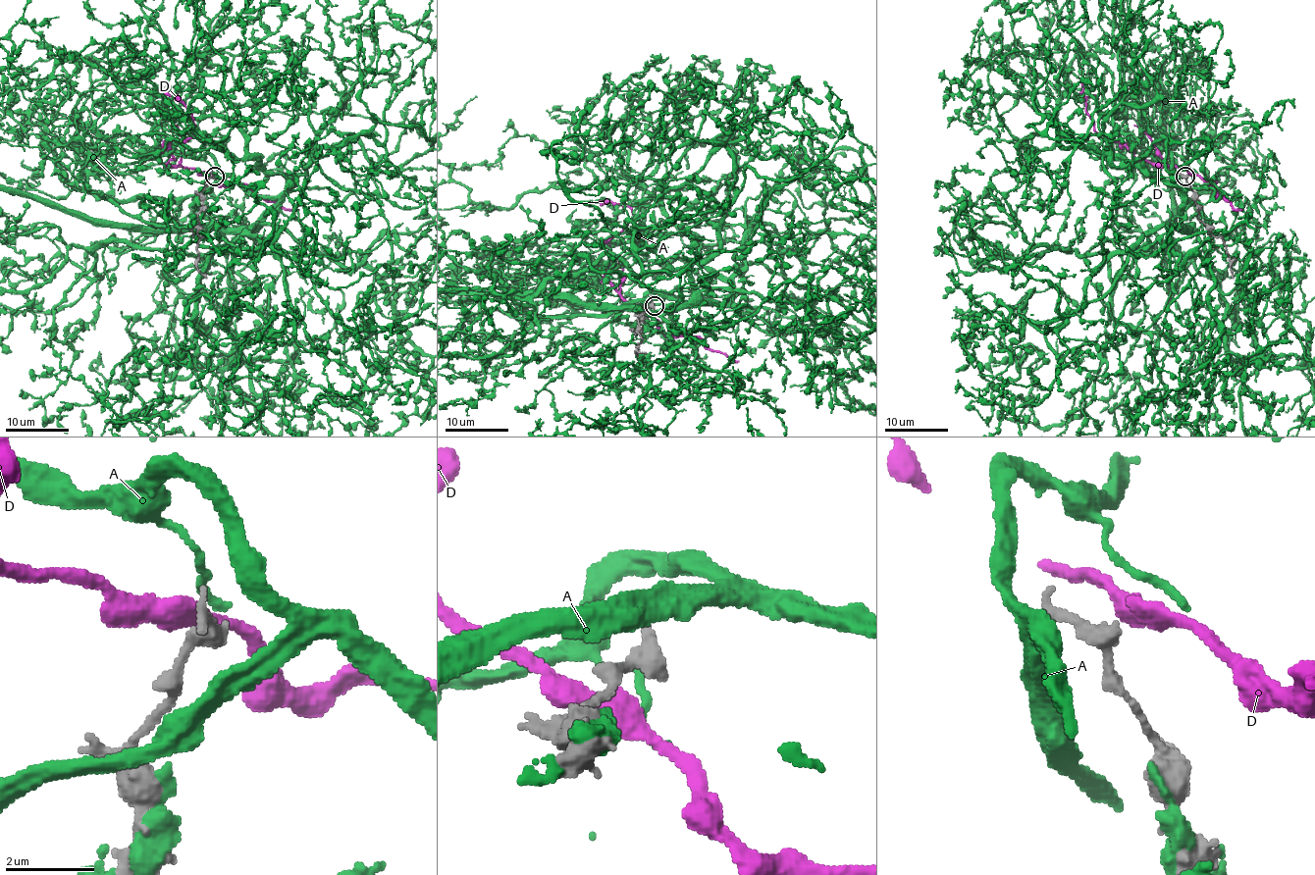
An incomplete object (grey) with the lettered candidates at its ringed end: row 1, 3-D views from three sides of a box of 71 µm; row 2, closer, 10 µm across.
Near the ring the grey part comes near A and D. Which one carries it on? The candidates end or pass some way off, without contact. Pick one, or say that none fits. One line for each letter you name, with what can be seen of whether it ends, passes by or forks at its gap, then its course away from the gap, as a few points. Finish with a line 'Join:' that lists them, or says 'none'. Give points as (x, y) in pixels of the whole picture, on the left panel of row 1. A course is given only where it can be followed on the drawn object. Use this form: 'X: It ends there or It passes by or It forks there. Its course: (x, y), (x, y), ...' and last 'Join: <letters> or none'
Join: none

